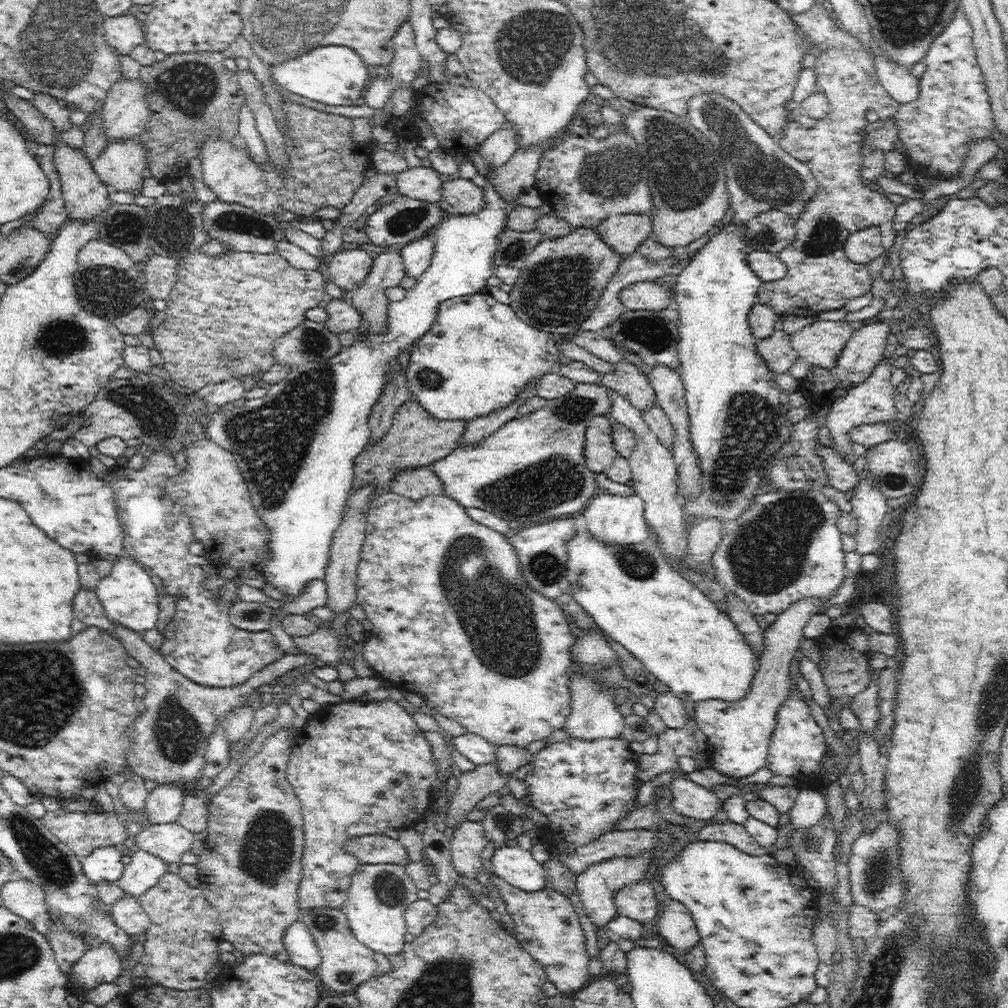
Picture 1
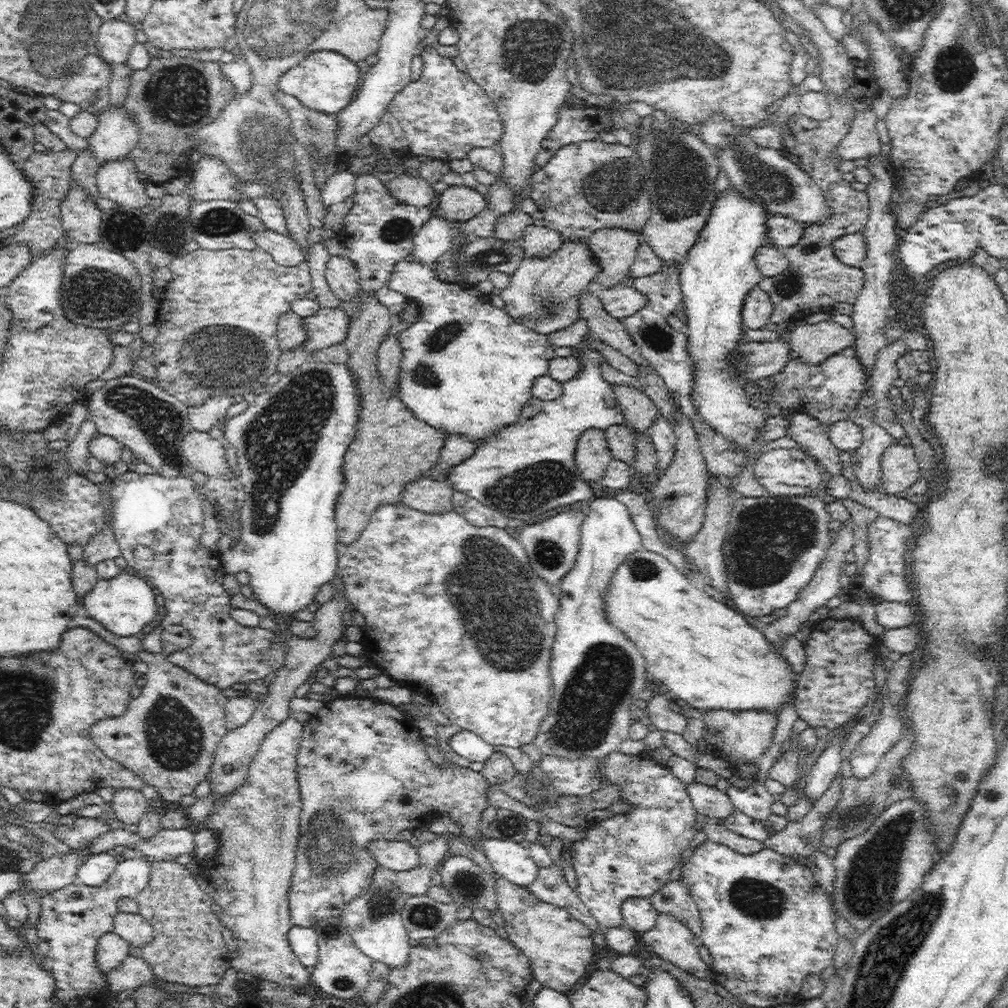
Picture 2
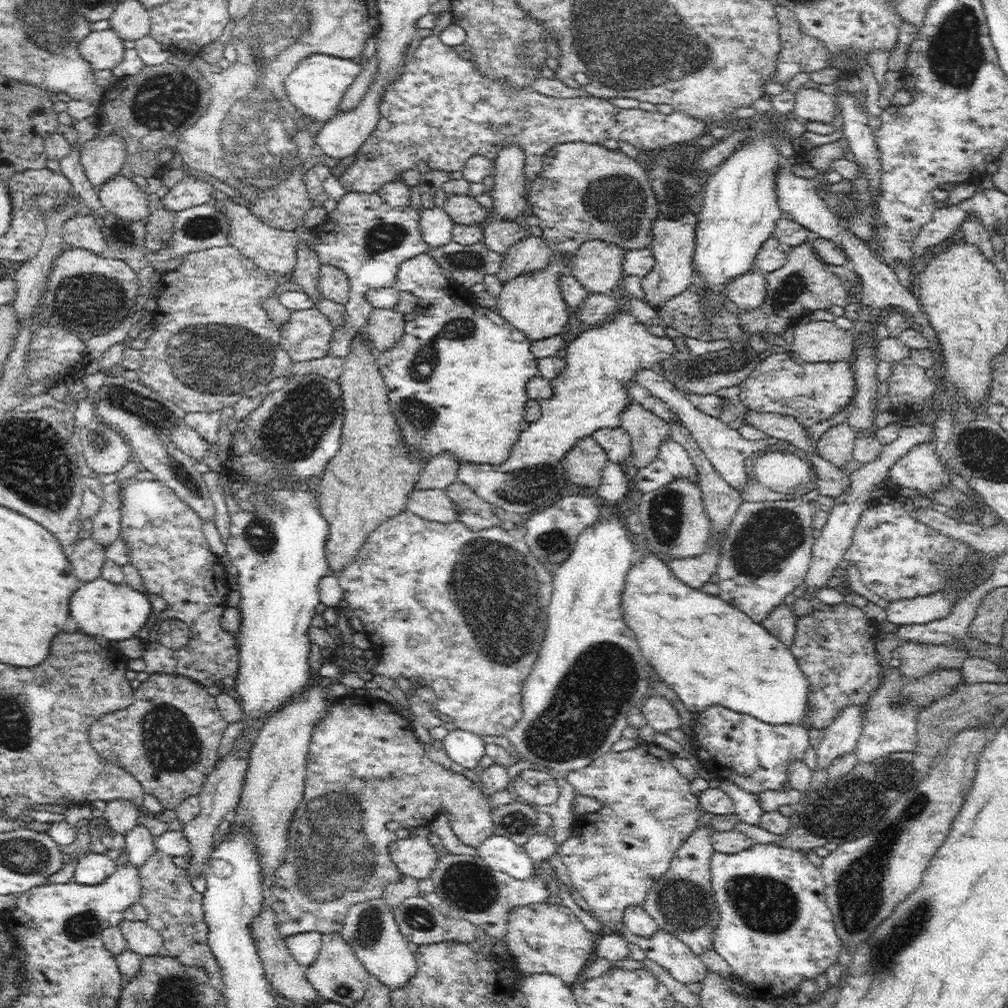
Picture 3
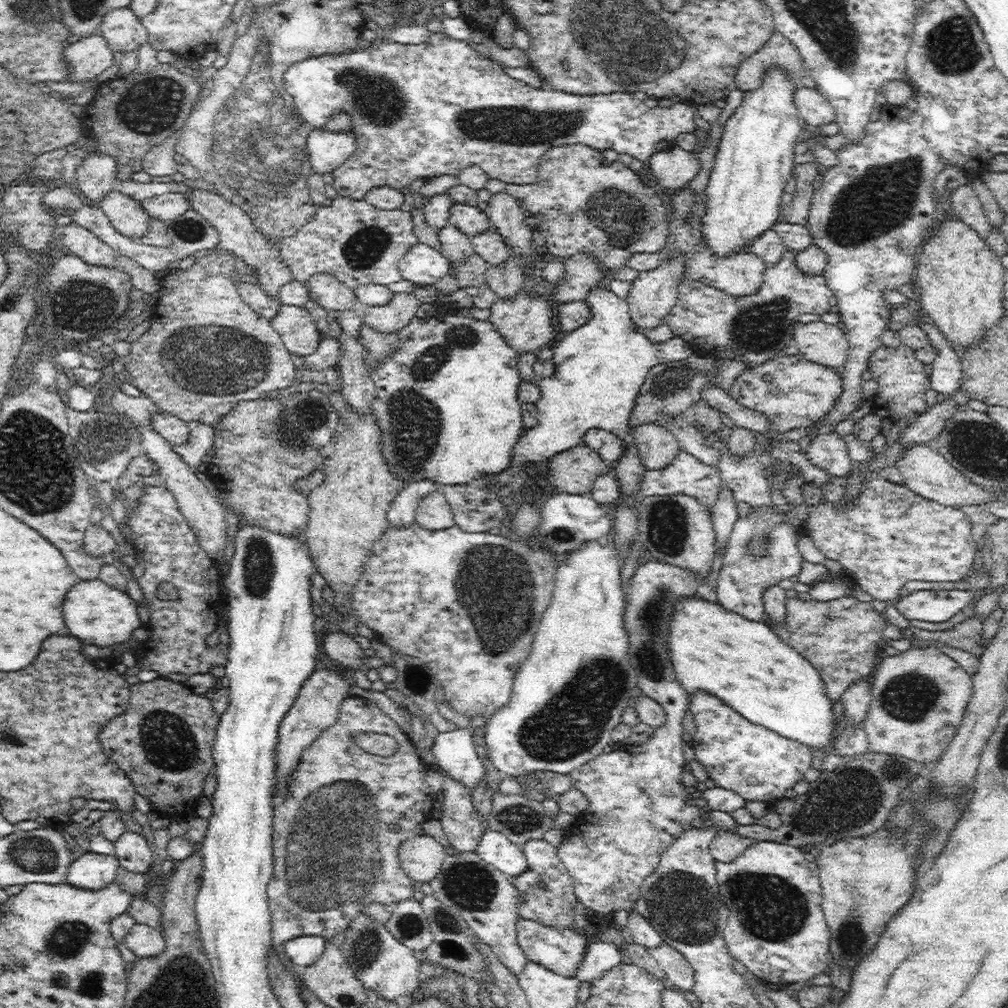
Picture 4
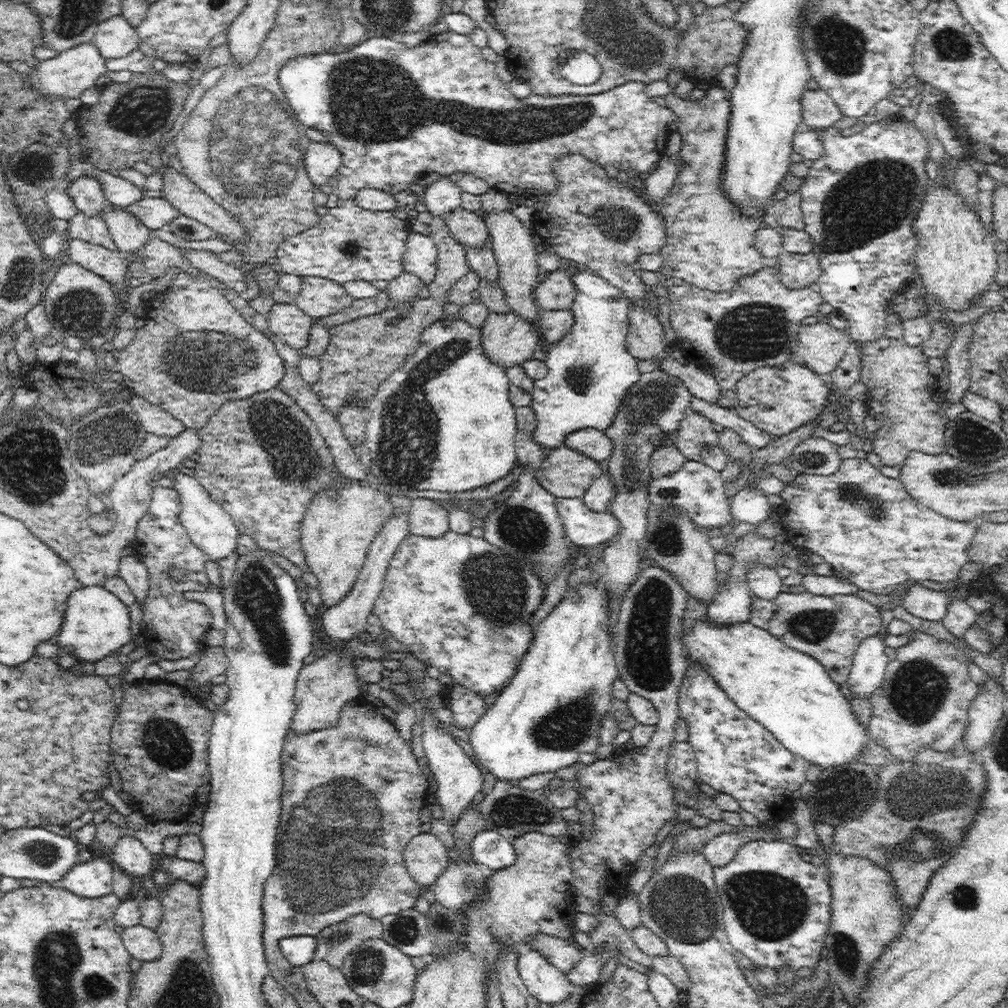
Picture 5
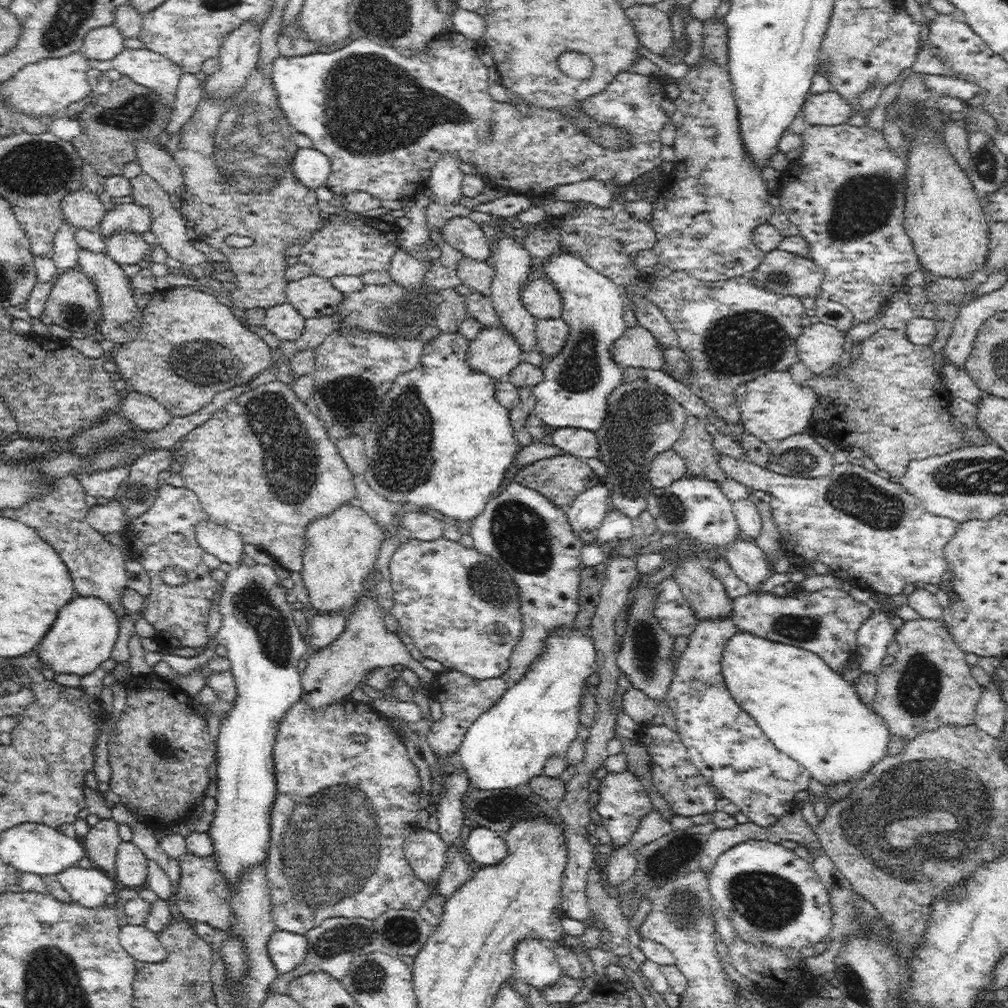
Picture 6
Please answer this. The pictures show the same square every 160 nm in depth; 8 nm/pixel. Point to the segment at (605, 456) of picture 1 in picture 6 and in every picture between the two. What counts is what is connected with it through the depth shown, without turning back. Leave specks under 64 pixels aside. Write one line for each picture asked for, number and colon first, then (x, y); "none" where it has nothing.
2: (592, 457)
3: (584, 463)
4: (574, 471)
5: (565, 473)
6: (561, 478)

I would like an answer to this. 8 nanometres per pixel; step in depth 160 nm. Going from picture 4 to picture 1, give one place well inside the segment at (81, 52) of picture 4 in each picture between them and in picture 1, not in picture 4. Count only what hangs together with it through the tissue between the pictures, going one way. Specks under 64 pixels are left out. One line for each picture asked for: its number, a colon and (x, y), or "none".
1: (123, 33)
2: (116, 38)
3: (104, 49)

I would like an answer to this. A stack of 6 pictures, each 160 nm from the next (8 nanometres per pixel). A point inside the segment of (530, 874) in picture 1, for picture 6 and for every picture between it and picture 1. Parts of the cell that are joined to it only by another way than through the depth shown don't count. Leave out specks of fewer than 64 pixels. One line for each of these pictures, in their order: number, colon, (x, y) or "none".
2: (509, 859)
3: (502, 854)
4: (496, 849)
5: (490, 848)
6: (486, 847)

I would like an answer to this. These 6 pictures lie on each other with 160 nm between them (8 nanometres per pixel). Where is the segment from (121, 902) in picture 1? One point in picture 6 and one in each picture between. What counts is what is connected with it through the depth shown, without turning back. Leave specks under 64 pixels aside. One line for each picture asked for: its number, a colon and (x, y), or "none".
2: (136, 930)
3: (140, 937)
4: (144, 941)
5: (144, 944)
6: (143, 945)

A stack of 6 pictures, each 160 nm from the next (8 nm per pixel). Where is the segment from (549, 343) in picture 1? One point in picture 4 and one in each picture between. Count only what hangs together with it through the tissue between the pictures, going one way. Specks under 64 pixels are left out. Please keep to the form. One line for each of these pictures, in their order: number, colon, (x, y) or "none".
2: (468, 368)
3: (456, 381)
4: (446, 399)

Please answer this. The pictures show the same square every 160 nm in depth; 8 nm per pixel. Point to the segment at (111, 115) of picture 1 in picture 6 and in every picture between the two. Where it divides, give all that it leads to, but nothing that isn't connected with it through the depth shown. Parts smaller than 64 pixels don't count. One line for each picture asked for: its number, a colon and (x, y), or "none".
2: (116, 134)
3: (101, 158)
4: (96, 175)
5: (86, 192)
6: (81, 208)

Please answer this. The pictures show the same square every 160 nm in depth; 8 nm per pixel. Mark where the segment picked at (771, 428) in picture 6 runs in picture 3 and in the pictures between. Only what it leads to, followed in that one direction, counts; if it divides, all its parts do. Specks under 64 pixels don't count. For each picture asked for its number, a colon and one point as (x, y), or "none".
3: (781, 383)
4: (791, 391)
5: (777, 399)

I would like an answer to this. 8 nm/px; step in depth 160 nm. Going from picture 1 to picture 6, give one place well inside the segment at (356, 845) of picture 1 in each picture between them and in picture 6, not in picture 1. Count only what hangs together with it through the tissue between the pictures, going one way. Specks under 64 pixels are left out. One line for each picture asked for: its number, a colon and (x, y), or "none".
2: (397, 855)
3: (416, 857)
4: (421, 857)
5: (426, 857)
6: (426, 852)

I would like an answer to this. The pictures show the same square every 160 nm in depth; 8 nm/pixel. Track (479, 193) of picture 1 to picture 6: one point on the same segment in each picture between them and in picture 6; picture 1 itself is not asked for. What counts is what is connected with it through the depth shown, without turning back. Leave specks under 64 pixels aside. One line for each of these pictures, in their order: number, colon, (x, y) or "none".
2: (458, 203)
3: (463, 209)
4: (470, 220)
5: (467, 227)
6: (460, 232)

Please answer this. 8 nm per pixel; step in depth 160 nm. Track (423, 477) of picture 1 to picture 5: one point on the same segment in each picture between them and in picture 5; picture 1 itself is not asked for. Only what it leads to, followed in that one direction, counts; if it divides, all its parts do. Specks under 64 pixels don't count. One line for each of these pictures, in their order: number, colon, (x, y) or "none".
2: (427, 495)
3: (434, 505)
4: (434, 513)
5: (426, 518)

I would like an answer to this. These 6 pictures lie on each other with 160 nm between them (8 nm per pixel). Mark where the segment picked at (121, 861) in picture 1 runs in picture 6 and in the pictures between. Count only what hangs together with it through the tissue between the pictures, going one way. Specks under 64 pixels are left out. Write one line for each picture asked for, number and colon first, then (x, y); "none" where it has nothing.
2: (95, 869)
3: (93, 868)
4: (92, 871)
5: (92, 879)
6: (88, 886)

